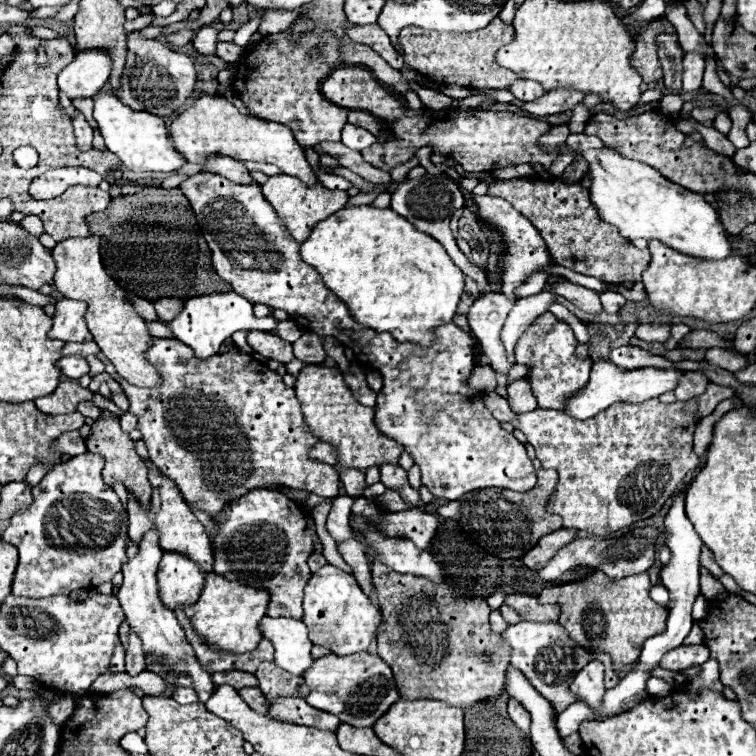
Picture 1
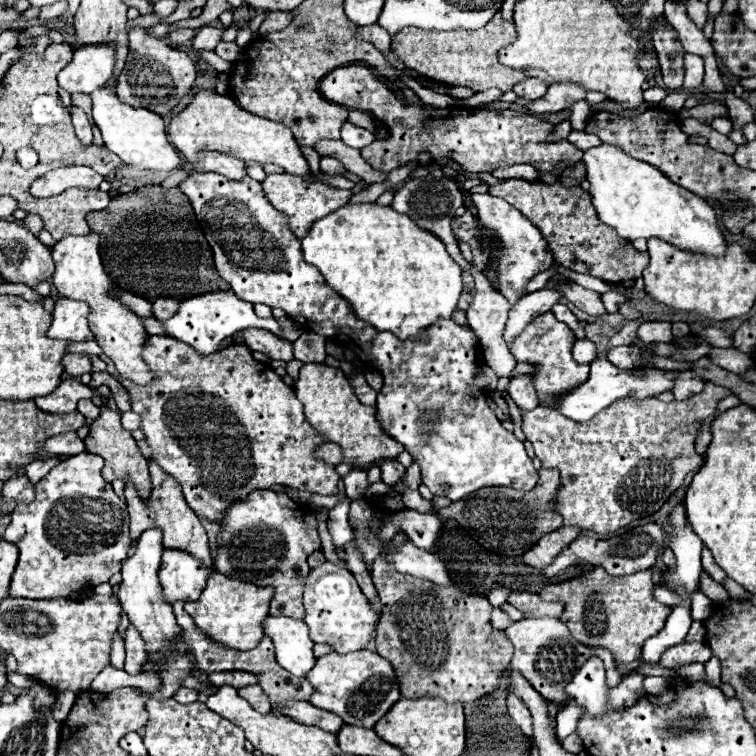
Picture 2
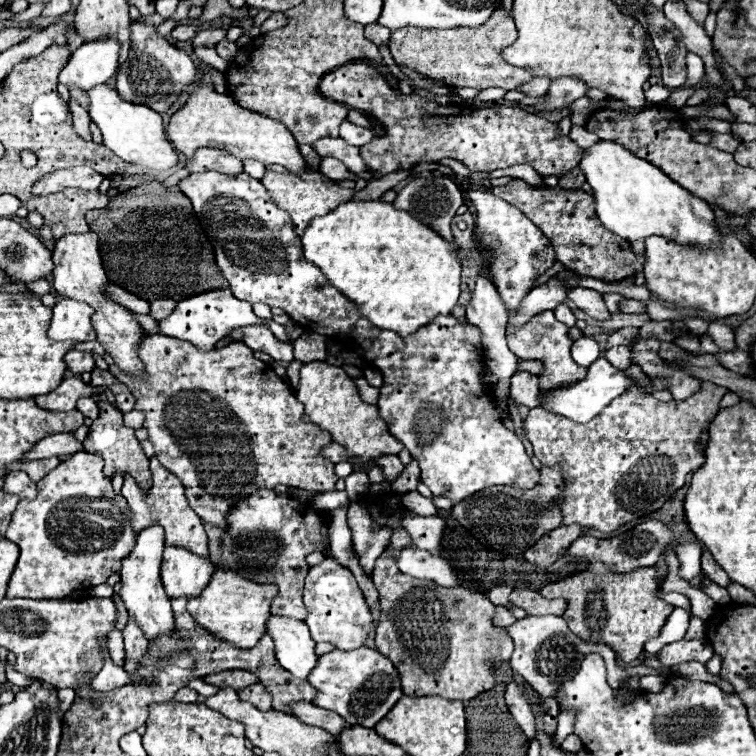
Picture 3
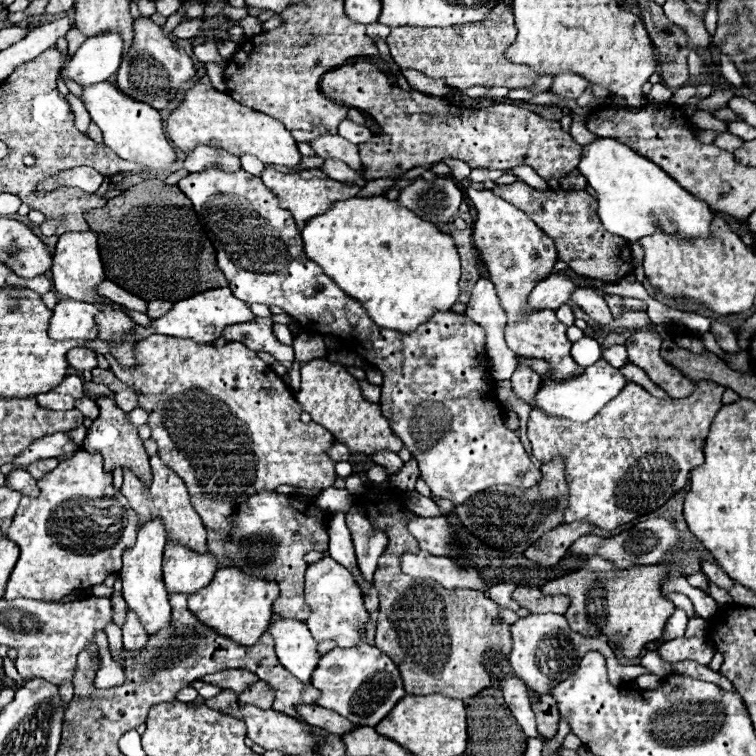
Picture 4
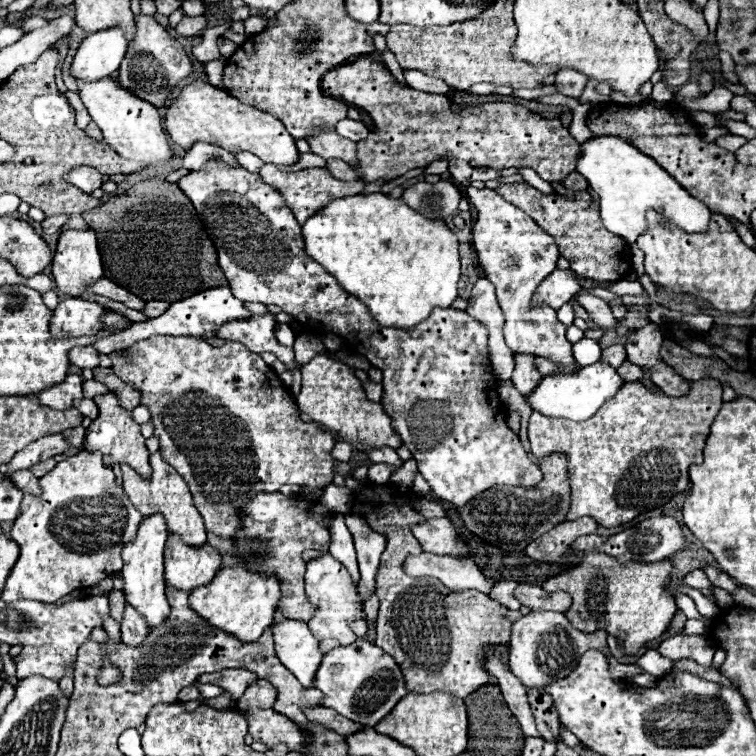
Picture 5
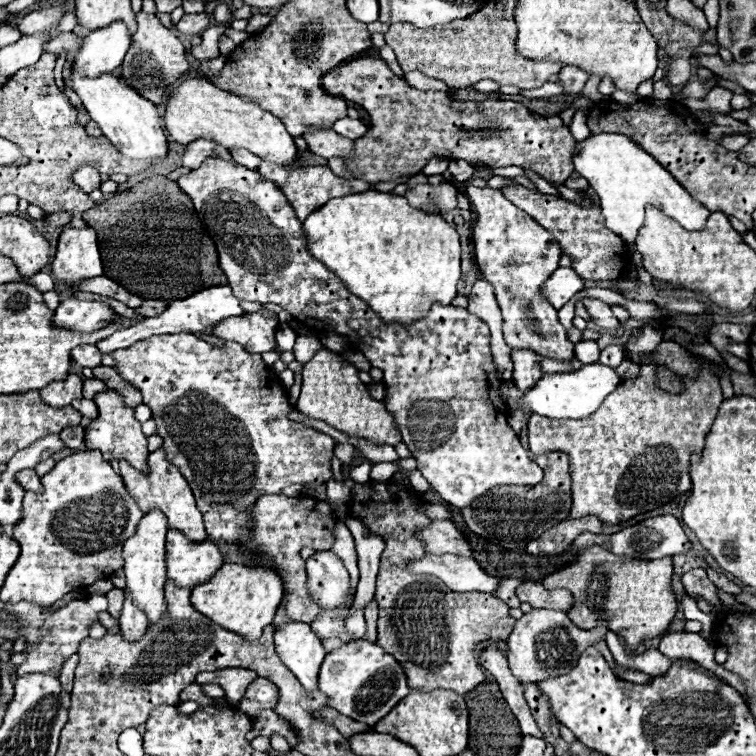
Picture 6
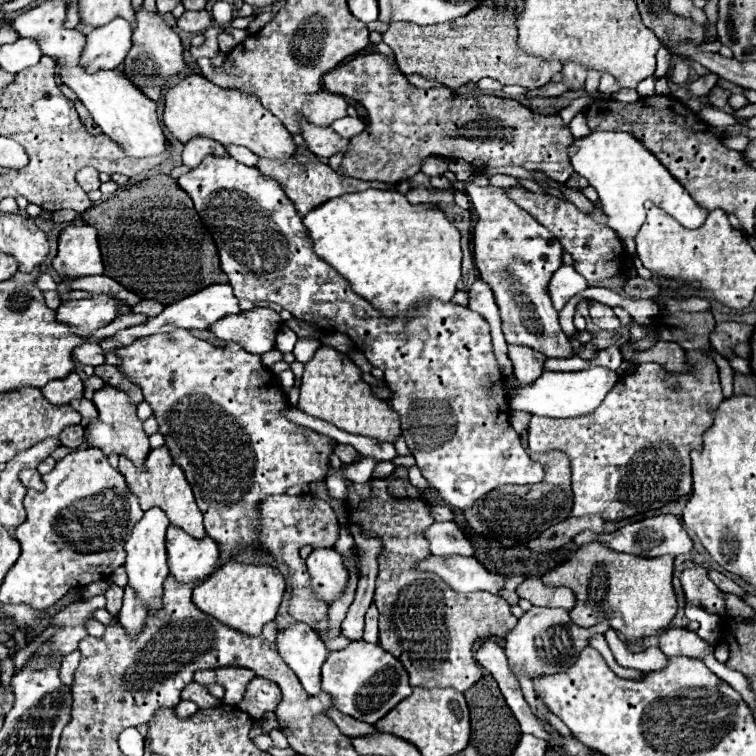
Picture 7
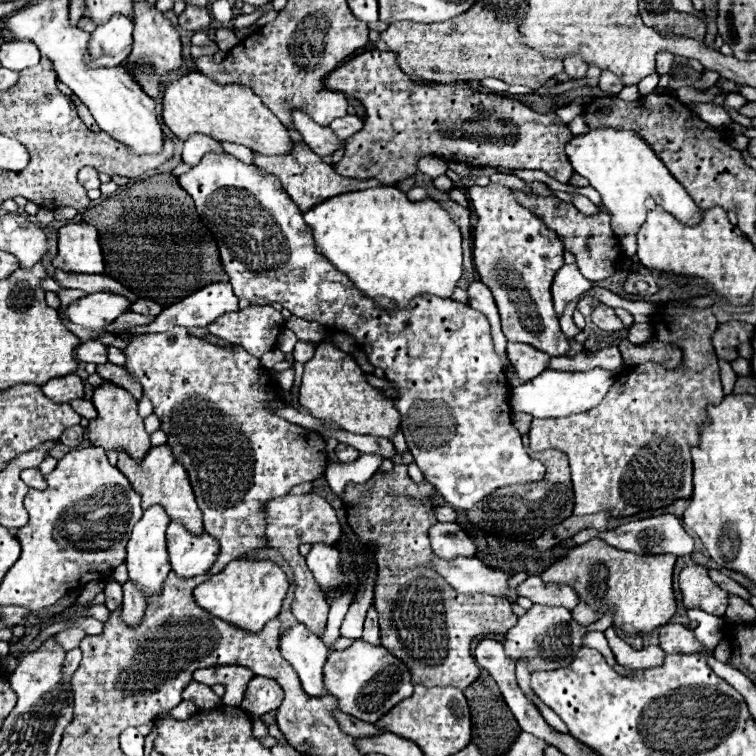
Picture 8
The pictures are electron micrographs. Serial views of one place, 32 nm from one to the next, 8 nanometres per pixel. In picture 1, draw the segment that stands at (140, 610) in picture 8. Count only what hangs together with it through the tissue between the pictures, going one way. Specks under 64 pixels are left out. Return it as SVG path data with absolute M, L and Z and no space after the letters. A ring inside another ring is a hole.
M130 630L128 632L128 650L126 650L126 672L130 676L136 676L144 670L144 652L140 638Z

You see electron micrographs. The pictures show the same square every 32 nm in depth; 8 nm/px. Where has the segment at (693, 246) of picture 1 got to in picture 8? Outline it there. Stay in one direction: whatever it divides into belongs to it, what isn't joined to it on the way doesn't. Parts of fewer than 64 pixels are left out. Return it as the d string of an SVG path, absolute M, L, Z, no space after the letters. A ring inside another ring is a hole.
M594 128L586 134L574 136L564 146L574 172L590 180L590 186L600 192L602 202L612 216L612 226L620 226L624 234L634 234L638 226L646 220L646 198L652 196L664 210L672 212L684 224L696 224L700 218L700 208L688 196L688 192L674 180L662 160L652 152L642 136L634 130L616 128Z

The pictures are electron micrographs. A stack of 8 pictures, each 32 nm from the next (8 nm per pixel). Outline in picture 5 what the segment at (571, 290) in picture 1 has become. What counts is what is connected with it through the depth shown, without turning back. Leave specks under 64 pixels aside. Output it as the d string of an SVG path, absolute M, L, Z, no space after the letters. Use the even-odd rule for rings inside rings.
M580 290L576 294L576 302L580 302L586 308L586 312L590 314L590 320L596 322L600 328L616 328L618 326L618 320L612 316L610 306L604 300L588 294L588 290Z

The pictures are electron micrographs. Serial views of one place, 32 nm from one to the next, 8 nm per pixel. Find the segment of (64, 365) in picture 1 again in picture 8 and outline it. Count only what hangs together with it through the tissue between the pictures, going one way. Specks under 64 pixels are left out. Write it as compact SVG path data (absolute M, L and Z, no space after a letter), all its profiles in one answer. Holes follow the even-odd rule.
M88 340L78 346L76 350L80 362L94 362L94 364L106 364L108 362L108 346L104 346L100 340Z

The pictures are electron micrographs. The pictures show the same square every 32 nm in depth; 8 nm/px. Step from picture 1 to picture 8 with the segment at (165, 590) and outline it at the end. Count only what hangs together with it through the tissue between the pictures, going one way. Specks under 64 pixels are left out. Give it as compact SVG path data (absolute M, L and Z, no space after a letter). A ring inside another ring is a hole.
M170 522L168 526L168 554L172 570L180 578L194 578L206 574L218 558L220 544L208 532L192 534L180 522Z

